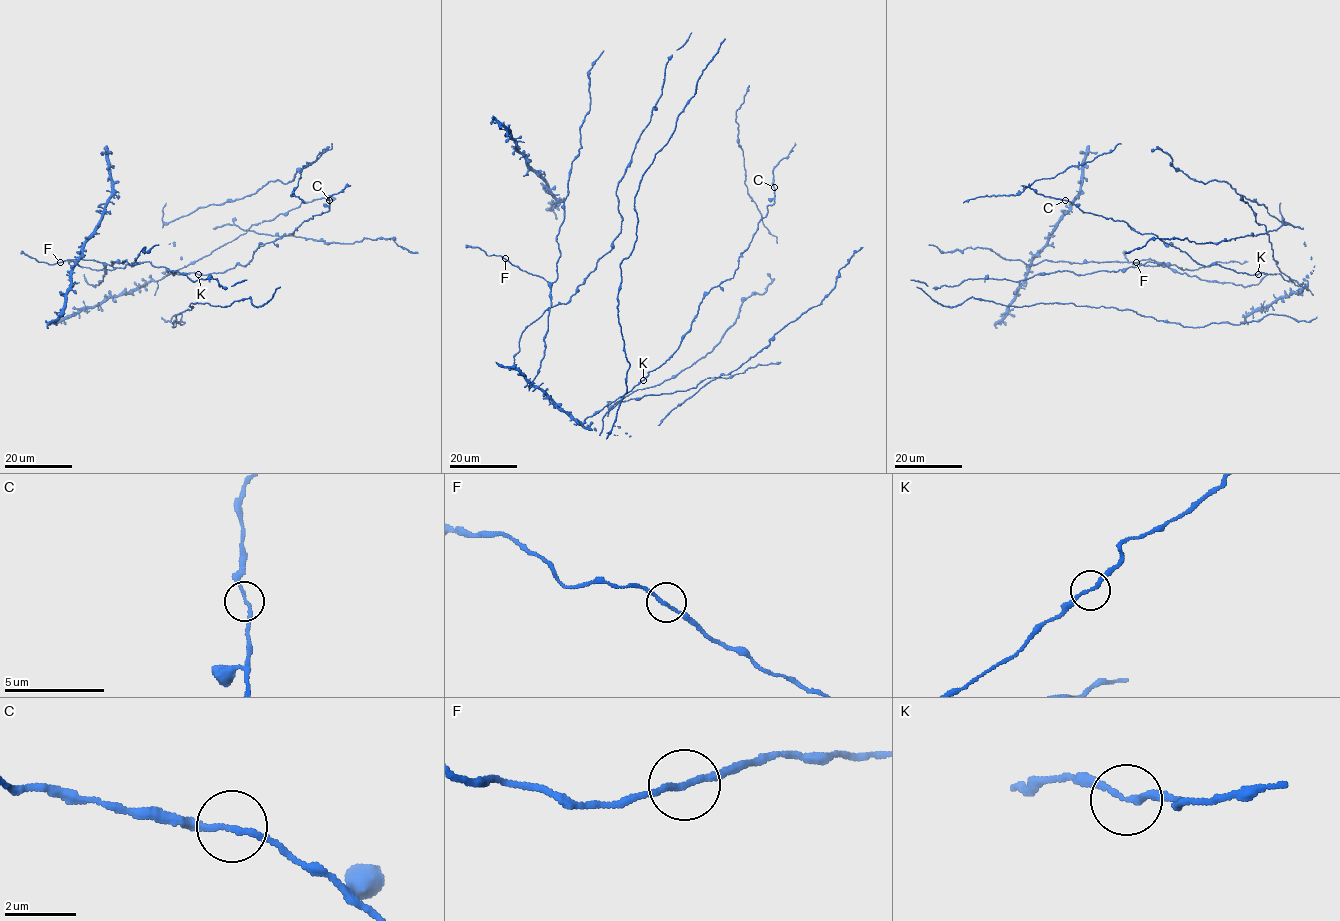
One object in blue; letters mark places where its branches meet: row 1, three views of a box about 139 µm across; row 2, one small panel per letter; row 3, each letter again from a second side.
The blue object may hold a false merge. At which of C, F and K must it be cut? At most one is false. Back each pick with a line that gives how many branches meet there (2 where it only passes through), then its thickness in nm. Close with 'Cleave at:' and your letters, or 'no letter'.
Cleave at: no letter

